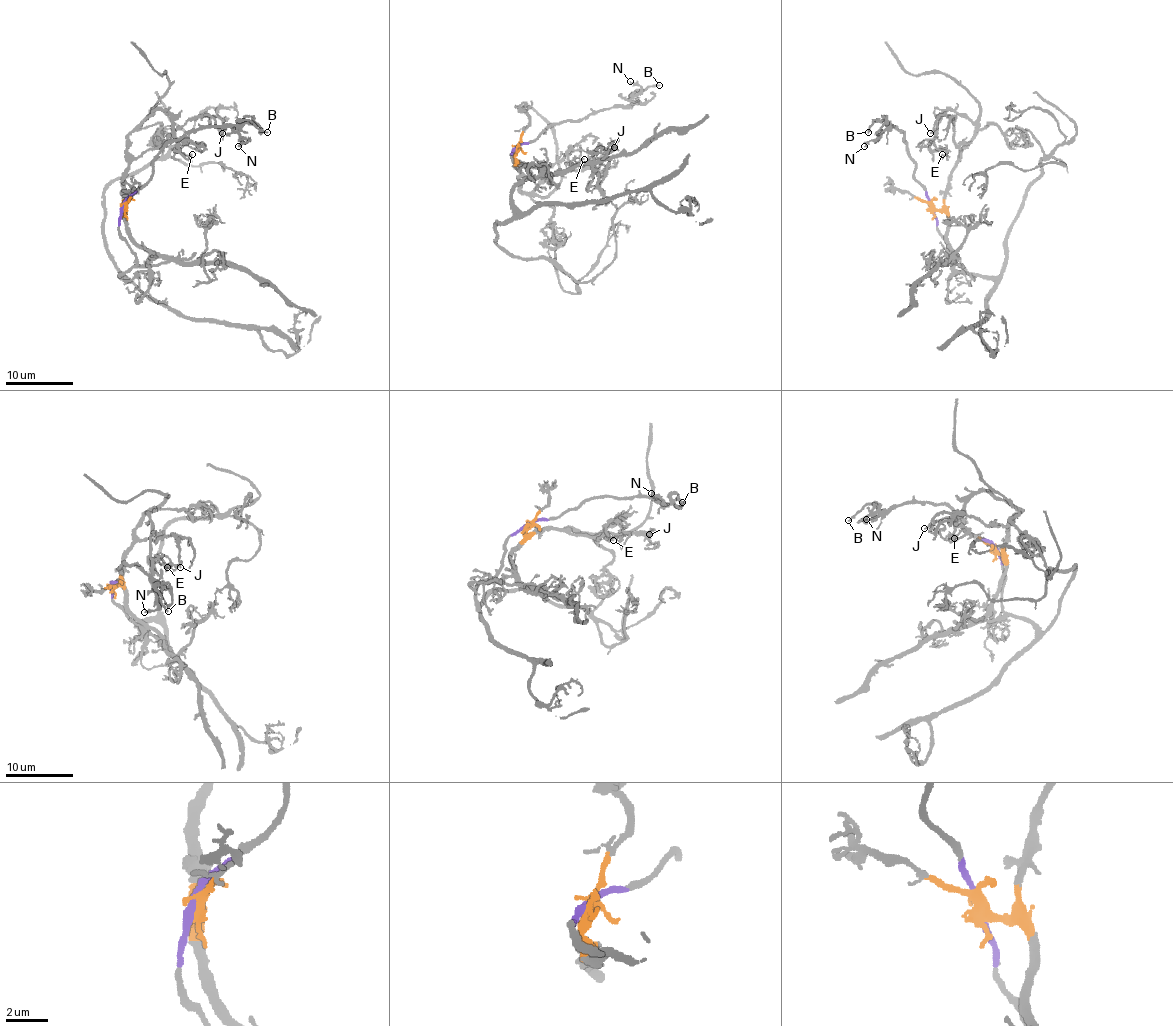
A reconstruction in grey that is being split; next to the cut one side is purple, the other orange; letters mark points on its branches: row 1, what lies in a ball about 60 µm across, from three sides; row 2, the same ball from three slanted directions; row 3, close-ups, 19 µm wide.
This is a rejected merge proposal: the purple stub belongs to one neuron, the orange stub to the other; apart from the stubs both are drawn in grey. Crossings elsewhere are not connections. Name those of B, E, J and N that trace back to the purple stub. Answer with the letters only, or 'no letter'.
B, N

